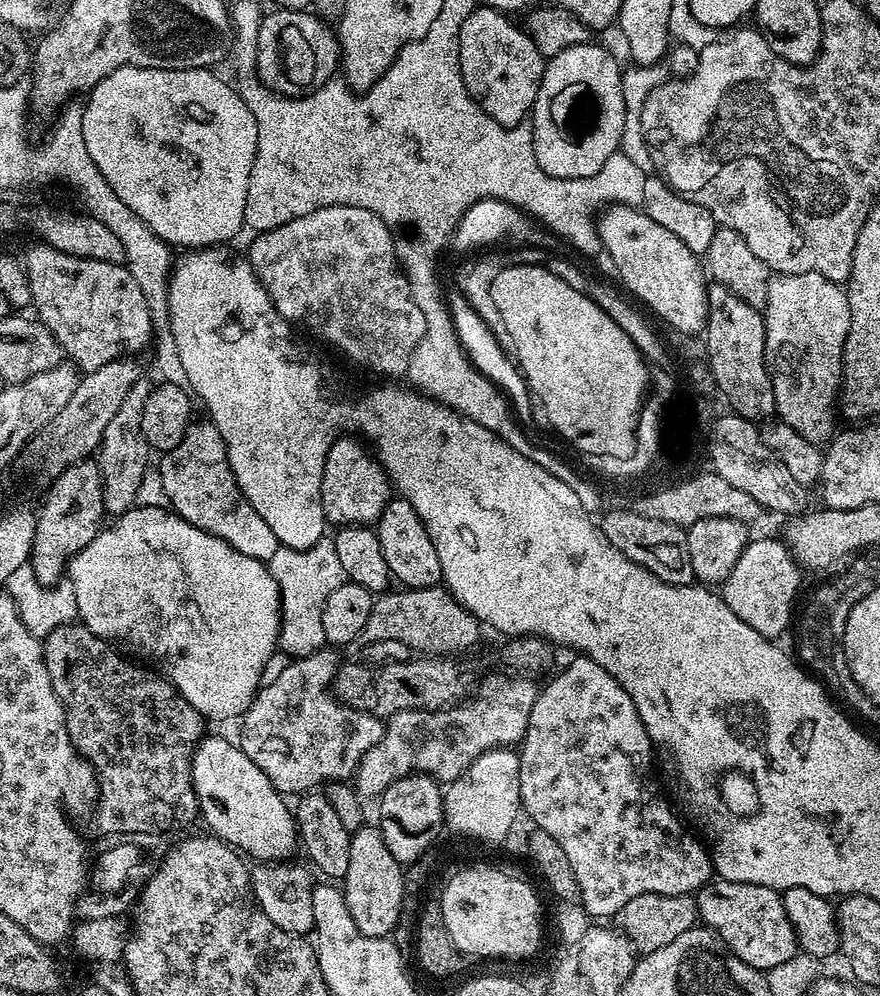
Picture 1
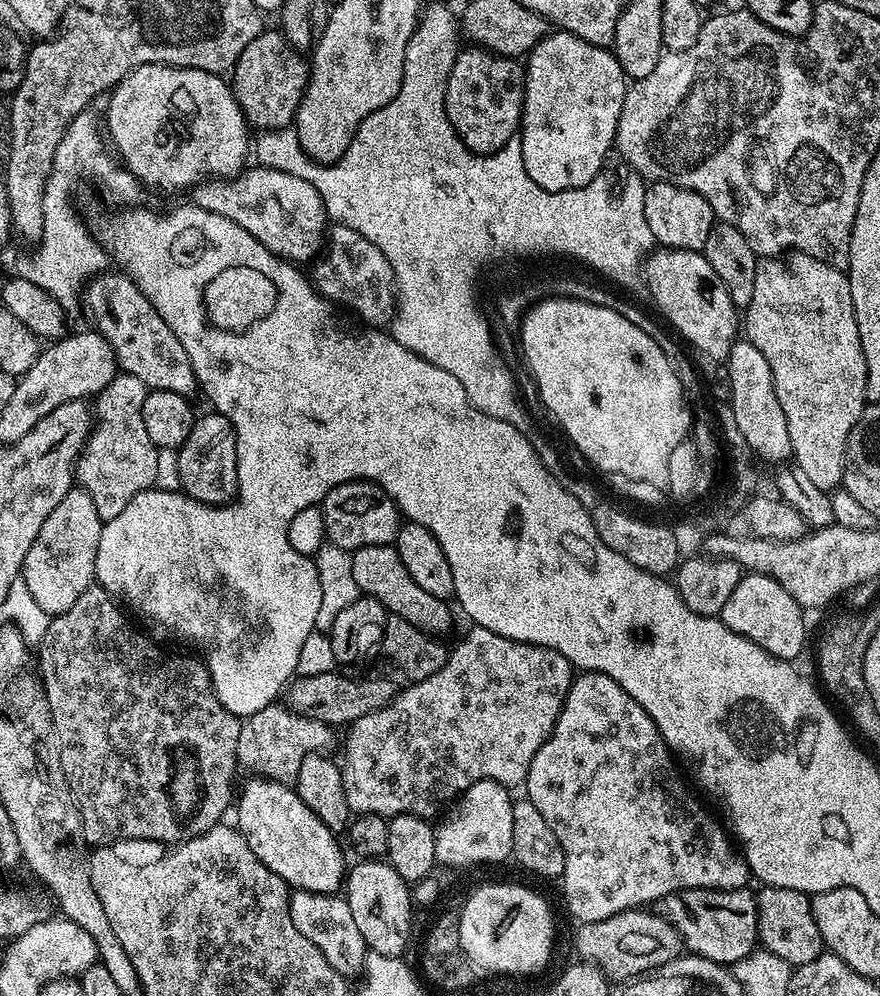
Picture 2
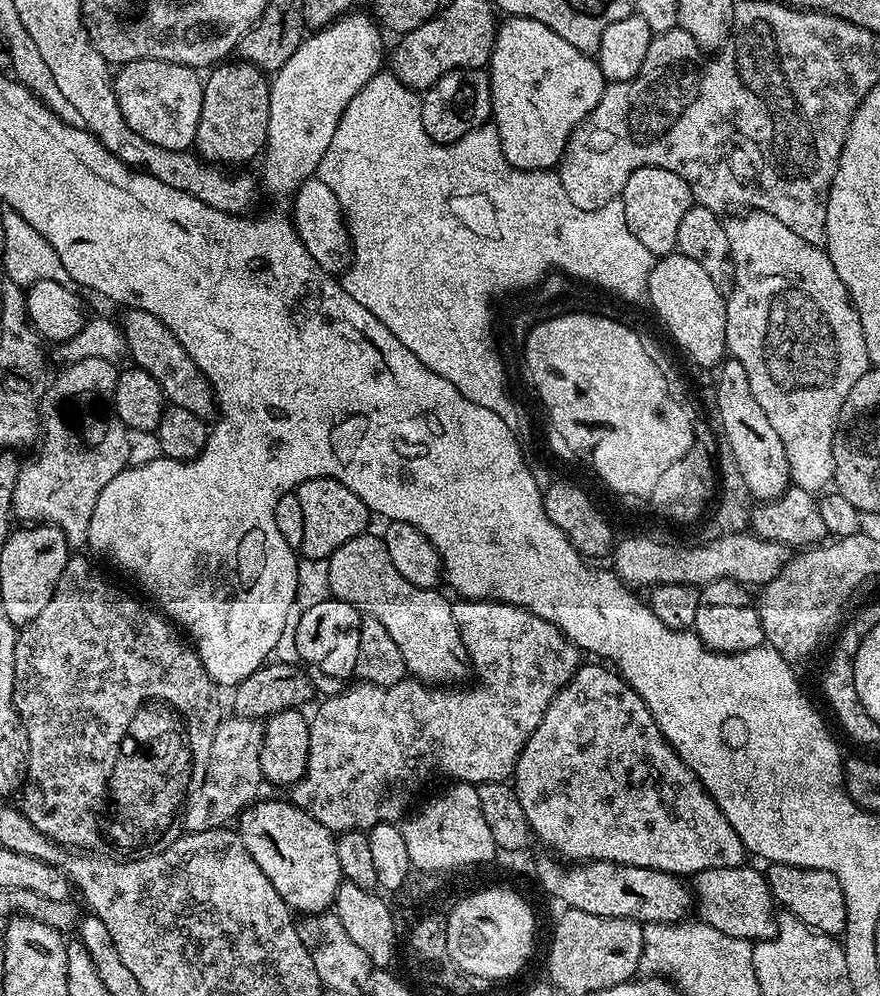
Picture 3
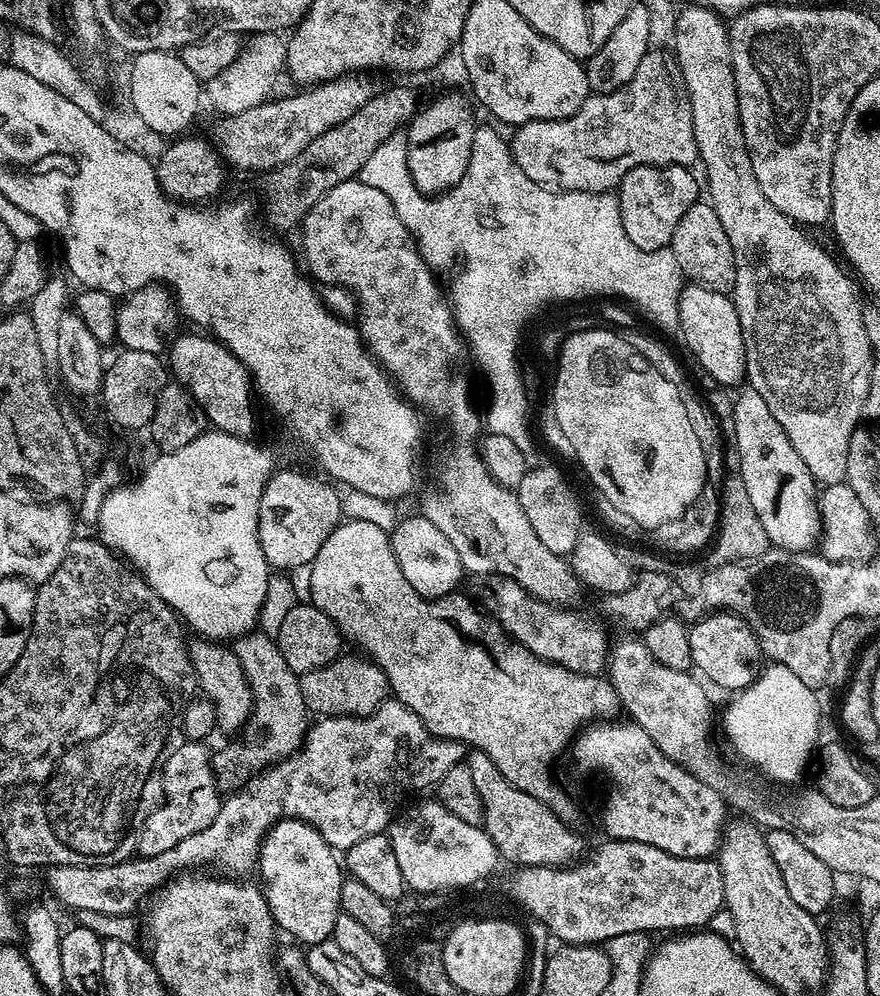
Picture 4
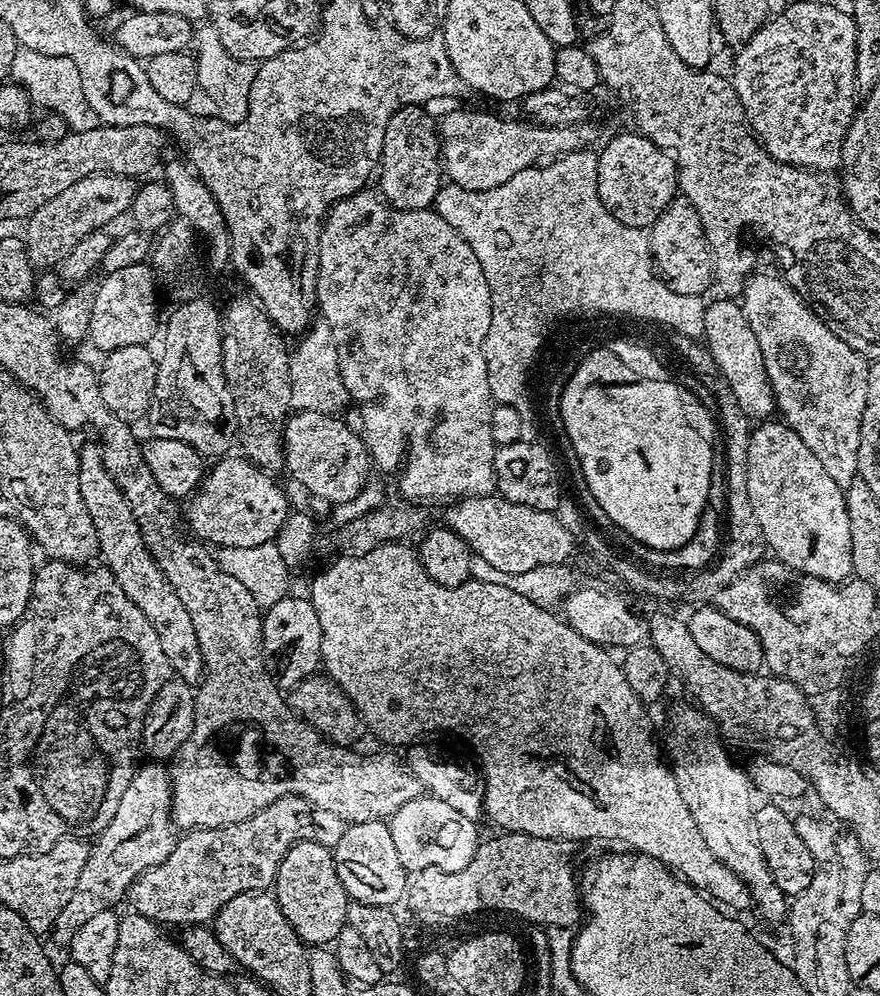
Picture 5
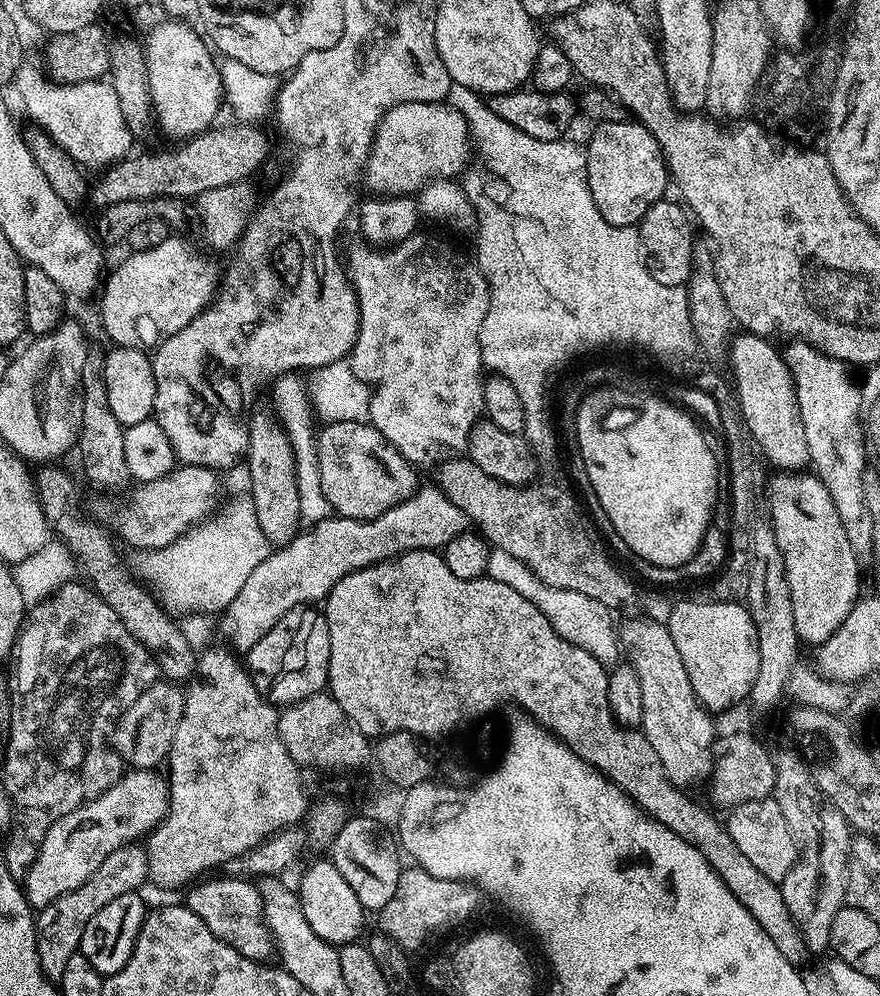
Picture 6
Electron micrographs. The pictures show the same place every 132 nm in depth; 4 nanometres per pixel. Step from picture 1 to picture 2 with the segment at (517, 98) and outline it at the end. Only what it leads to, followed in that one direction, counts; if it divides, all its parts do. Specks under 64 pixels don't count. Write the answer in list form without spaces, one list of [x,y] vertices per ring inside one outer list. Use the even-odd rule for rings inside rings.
[[[476,46],[469,47],[469,49],[469,52],[464,52],[464,50],[457,51],[454,66],[448,72],[442,84],[444,116],[450,122],[452,131],[466,142],[476,132],[476,120],[494,122],[499,116],[504,116],[511,121],[518,108],[517,101],[512,101],[511,92],[512,83],[515,80],[517,83],[518,80],[517,61],[507,56],[498,56],[495,52],[485,52]]]

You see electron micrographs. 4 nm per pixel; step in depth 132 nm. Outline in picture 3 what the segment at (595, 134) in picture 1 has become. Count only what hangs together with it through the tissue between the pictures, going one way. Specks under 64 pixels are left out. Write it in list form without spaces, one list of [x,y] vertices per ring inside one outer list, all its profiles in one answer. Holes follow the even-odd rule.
[[[508,16],[505,21],[497,27],[496,40],[486,65],[492,95],[490,120],[496,125],[504,156],[513,168],[526,172],[552,170],[559,165],[572,131],[598,106],[606,81],[599,64],[589,53],[570,46],[566,38],[558,38],[550,26],[542,26],[542,22],[525,16]]]

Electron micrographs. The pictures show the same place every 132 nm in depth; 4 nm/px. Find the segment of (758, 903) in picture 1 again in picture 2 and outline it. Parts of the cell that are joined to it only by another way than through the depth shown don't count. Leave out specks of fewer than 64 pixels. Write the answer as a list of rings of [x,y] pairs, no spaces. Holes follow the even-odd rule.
[[[684,886],[679,891],[680,896],[665,898],[662,915],[675,926],[681,941],[688,943],[689,953],[727,965],[741,960],[757,947],[756,906],[752,894],[699,886]]]

